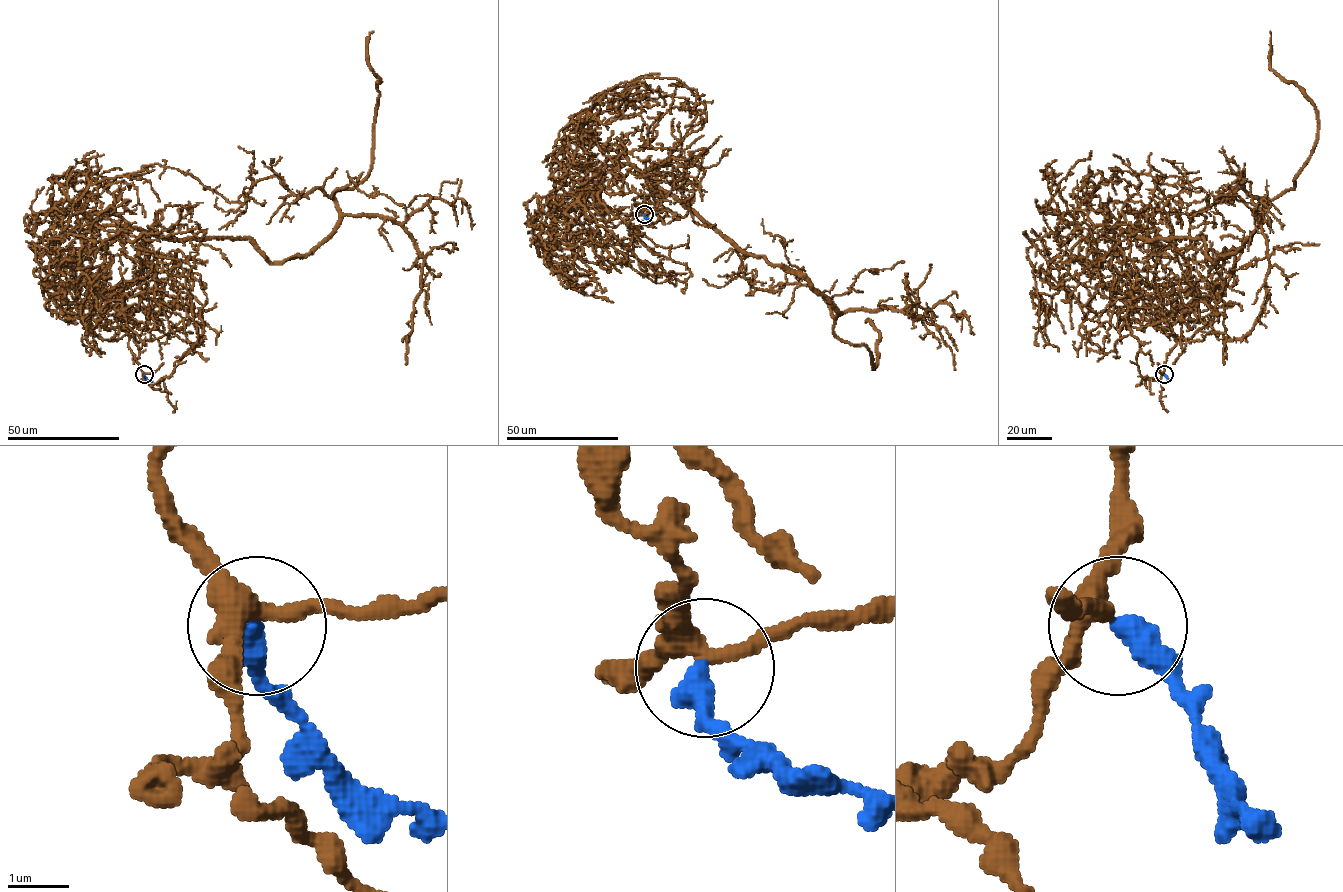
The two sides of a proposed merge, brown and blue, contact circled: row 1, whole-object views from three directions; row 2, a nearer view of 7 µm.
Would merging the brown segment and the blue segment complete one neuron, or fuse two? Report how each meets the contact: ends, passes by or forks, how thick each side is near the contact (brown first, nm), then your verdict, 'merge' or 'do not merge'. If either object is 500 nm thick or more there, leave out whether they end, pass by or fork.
brown forks; blue ends; calibres 300 and 460 nm; merge

